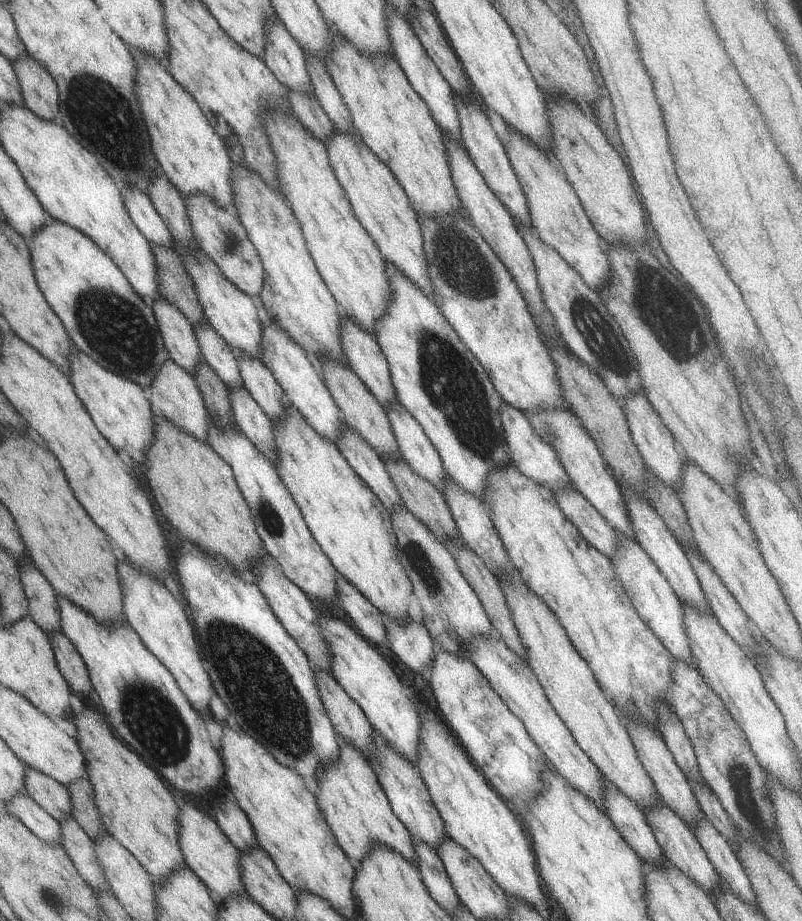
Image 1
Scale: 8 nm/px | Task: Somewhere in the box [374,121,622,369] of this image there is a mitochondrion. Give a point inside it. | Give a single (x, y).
(464, 267)

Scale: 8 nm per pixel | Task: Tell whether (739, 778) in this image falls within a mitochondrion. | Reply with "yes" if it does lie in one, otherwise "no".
yes

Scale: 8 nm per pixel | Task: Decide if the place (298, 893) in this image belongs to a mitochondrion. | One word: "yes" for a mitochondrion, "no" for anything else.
no

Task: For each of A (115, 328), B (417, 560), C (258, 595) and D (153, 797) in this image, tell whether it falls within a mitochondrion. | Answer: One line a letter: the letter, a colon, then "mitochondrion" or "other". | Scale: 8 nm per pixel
A: mitochondrion
B: mitochondrion
C: other
D: other

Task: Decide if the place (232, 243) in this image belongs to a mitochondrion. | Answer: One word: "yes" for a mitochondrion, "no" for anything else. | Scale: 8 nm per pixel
yes

